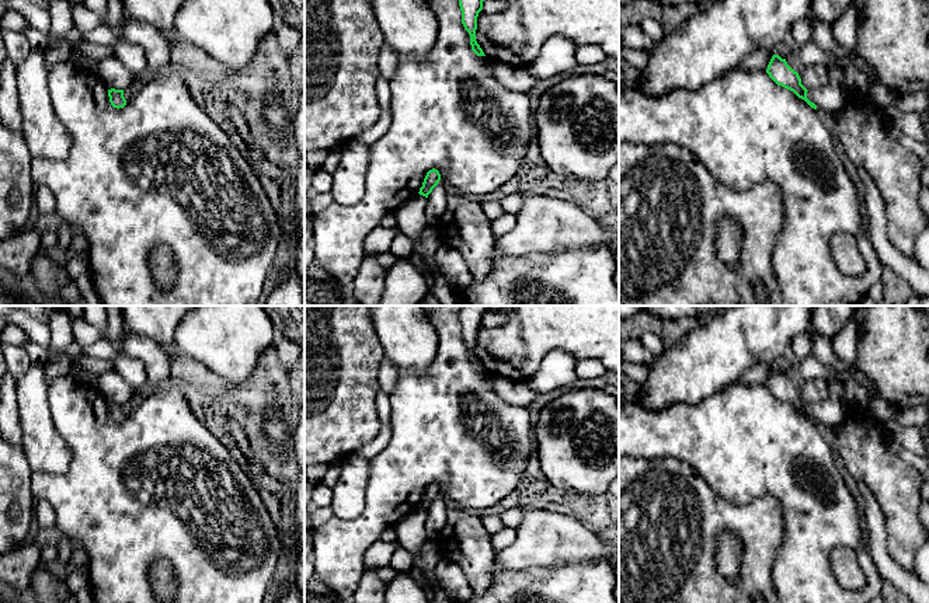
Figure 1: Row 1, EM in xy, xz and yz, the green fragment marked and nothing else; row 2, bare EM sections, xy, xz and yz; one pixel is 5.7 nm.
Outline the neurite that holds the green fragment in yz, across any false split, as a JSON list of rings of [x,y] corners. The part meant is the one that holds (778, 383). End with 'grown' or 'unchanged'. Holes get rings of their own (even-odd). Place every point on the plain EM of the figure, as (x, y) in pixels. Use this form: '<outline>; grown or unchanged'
[[[773,369],[766,387],[777,398],[793,405],[798,412],[804,414],[811,422],[817,424],[817,419],[807,412],[807,402],[801,398],[801,393],[779,369]]]; unchanged

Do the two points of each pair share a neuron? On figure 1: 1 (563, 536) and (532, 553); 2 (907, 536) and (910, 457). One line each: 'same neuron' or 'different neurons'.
1: same neuron
2: different neurons

